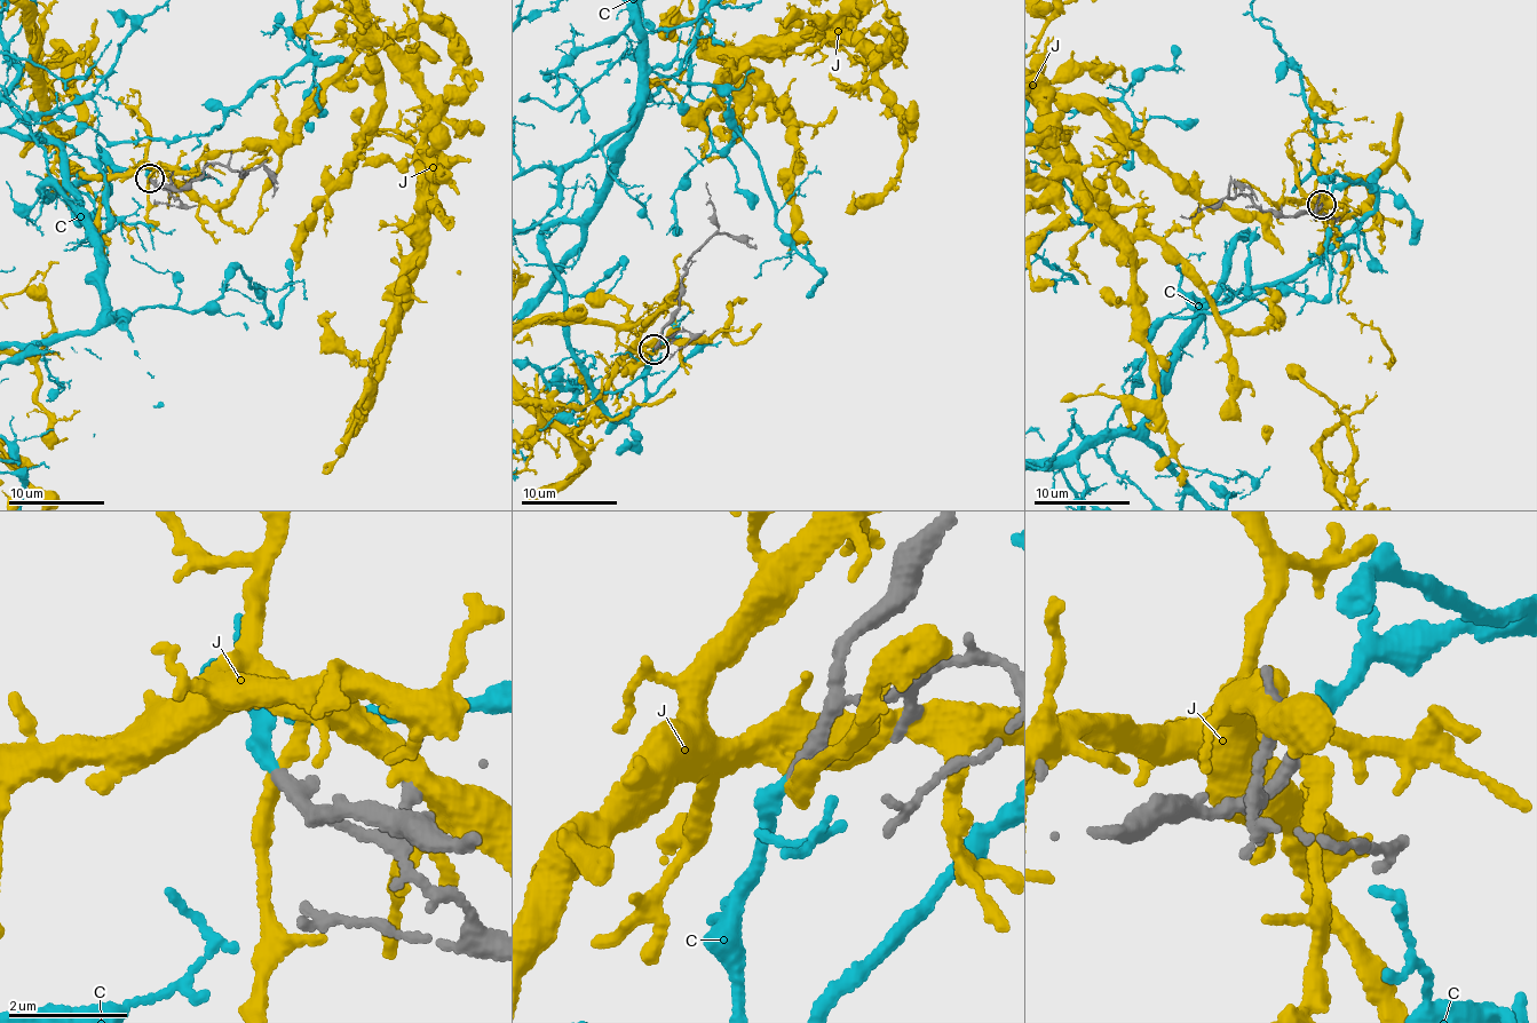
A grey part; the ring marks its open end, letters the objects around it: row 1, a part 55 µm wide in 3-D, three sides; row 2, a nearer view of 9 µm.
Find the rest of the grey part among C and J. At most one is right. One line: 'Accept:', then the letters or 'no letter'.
Accept: C

